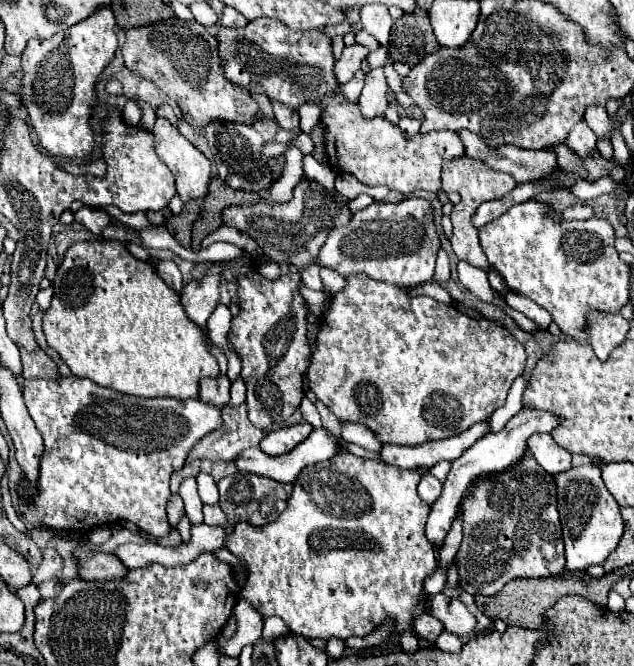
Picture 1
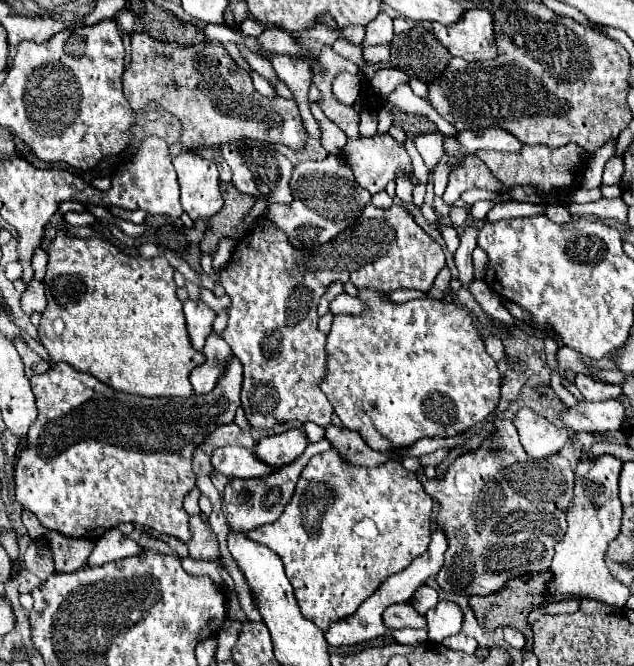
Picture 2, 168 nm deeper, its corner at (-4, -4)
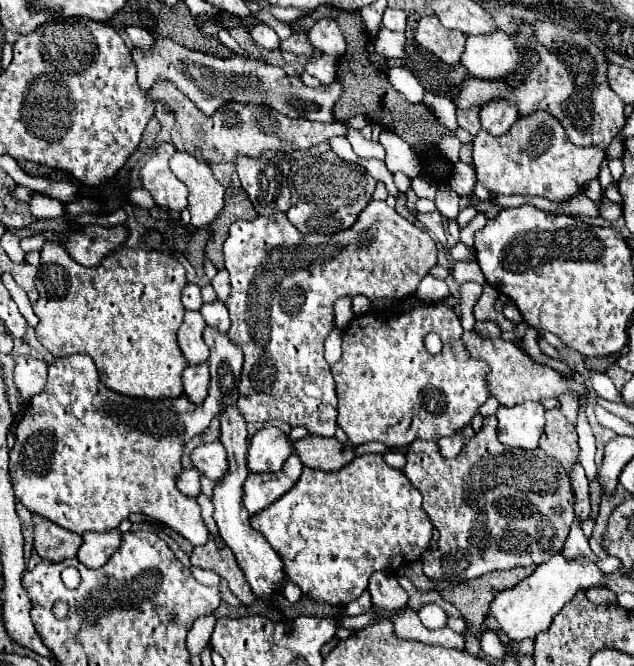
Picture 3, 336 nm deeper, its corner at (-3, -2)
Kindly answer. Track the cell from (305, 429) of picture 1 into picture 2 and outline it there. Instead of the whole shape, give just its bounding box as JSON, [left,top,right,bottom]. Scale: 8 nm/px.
[255,428,307,468]

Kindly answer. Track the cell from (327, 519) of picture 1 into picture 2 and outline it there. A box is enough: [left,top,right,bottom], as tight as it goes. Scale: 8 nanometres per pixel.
[249,450,431,630]

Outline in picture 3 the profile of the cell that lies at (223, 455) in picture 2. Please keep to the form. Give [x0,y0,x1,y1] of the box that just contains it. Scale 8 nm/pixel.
[192,442,228,480]

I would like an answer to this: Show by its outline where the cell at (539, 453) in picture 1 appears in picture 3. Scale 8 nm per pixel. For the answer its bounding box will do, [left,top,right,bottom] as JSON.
[496,402,544,450]

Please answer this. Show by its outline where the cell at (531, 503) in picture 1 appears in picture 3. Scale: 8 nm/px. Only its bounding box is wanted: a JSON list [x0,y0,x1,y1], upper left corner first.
[404,416,576,582]

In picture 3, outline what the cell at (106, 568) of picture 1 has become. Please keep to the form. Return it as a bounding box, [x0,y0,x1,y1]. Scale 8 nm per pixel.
[32,512,82,562]

